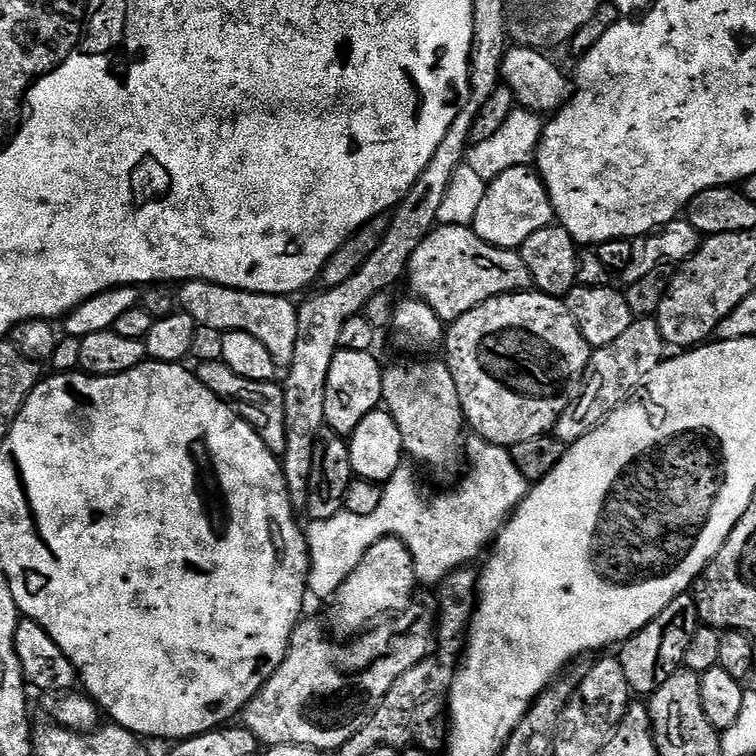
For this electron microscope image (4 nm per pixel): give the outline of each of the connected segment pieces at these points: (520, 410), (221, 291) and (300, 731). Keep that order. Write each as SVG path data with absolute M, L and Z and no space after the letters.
M525 290L522 292L508 292L505 296L495 296L486 302L482 302L478 306L474 306L474 310L470 310L466 314L462 314L458 319L451 321L450 327L446 332L446 352L448 348L448 356L446 355L446 363L452 377L454 378L454 386L458 386L458 398L460 405L464 411L464 419L467 427L472 428L477 437L487 440L489 444L502 444L511 446L518 443L526 443L527 440L538 439L540 436L551 433L556 427L558 418L570 406L570 396L568 400L568 387L575 382L576 379L583 377L588 371L588 360L591 358L593 349L588 347L586 338L582 338L582 330L578 330L578 326L574 322L574 318L570 314L567 303L561 297L548 296L544 292L535 290Z
M189 280L179 285L178 304L183 312L190 314L196 324L210 326L219 332L245 332L250 334L250 338L258 338L266 350L270 350L270 358L278 366L287 366L294 358L294 342L298 342L298 314L297 305L291 304L293 301L287 296L271 296L270 294L258 294L257 292L247 292L237 288L227 288L211 284L205 280Z
M417 595L412 603L399 613L391 622L385 623L385 628L377 627L363 633L353 644L335 644L332 640L324 637L324 628L316 620L301 619L288 643L288 653L278 666L275 674L267 680L250 698L242 713L243 727L254 734L254 738L261 745L275 746L278 744L297 744L307 748L316 749L317 753L335 753L341 748L362 726L366 726L368 719L378 710L382 698L410 670L410 666L418 666L422 658L426 658L434 647L434 637L438 627L438 604L435 599L428 596Z

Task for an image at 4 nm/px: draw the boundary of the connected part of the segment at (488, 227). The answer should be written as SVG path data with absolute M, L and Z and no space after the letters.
M525 166L506 170L506 174L498 174L498 178L490 181L486 194L482 194L482 202L478 205L478 212L474 214L474 222L470 227L478 234L478 238L482 238L487 244L516 250L526 242L526 238L530 238L530 234L538 234L538 230L549 227L553 220L552 203L546 186L540 180L540 173Z

